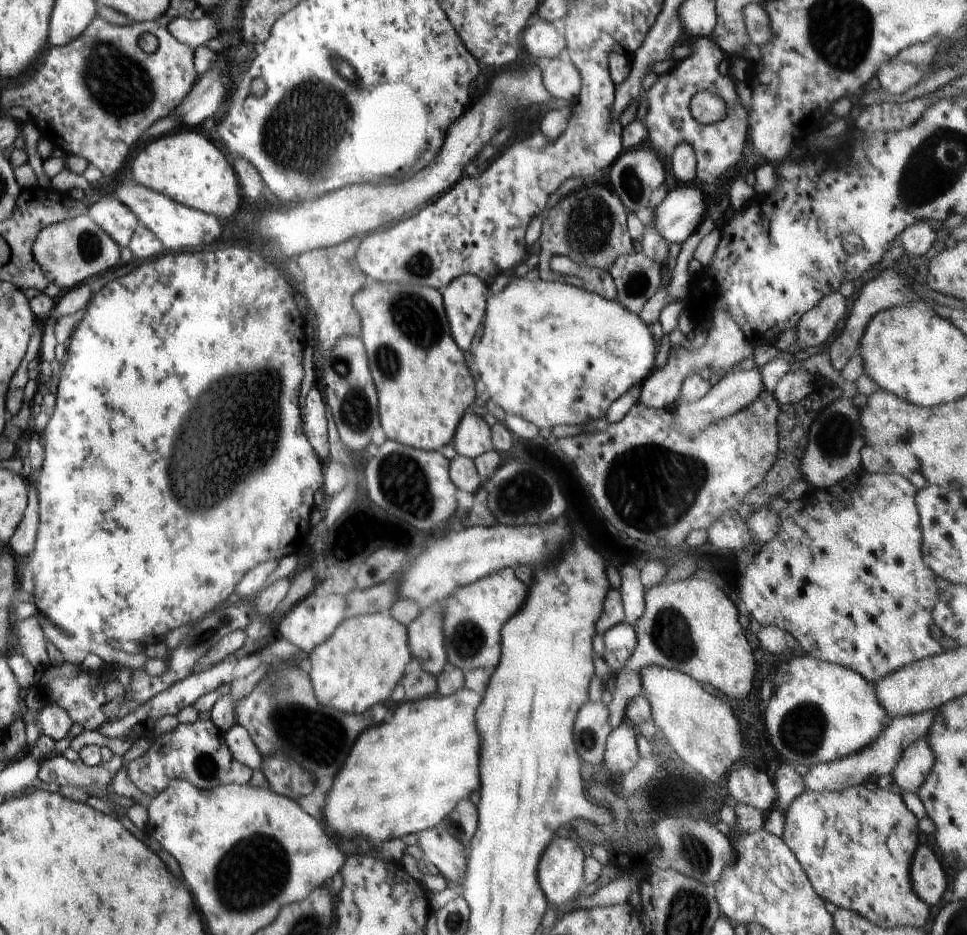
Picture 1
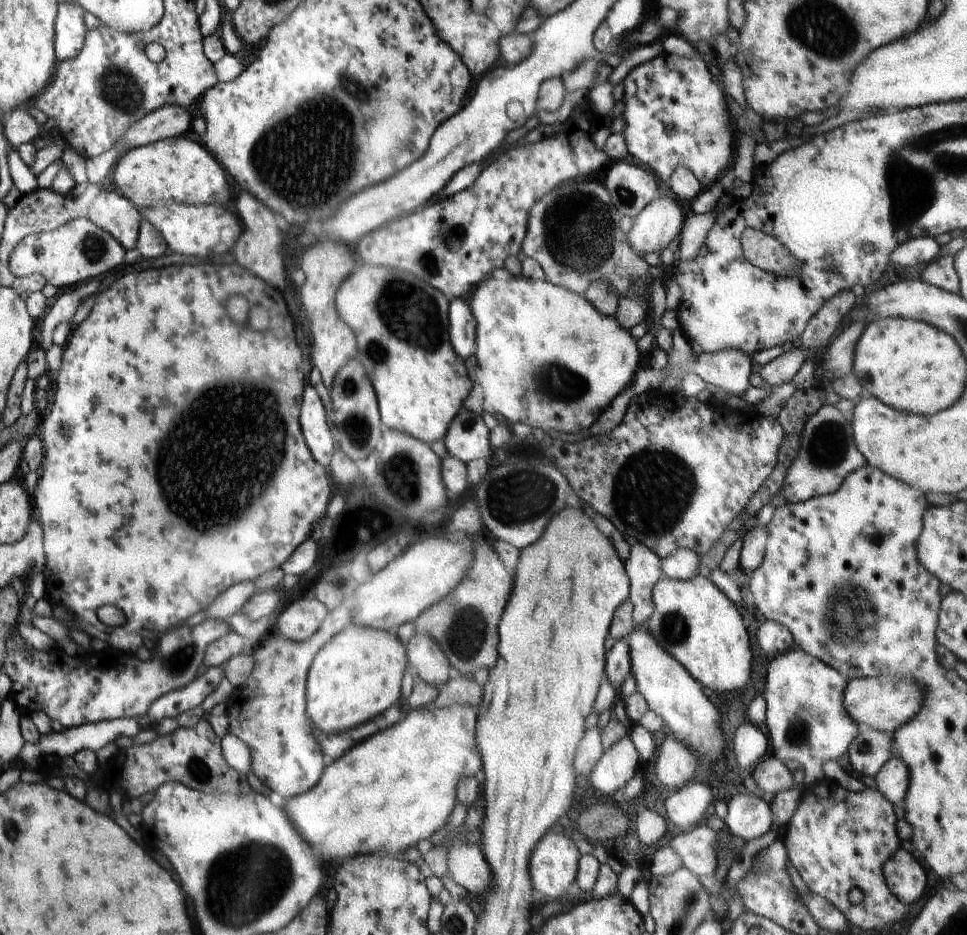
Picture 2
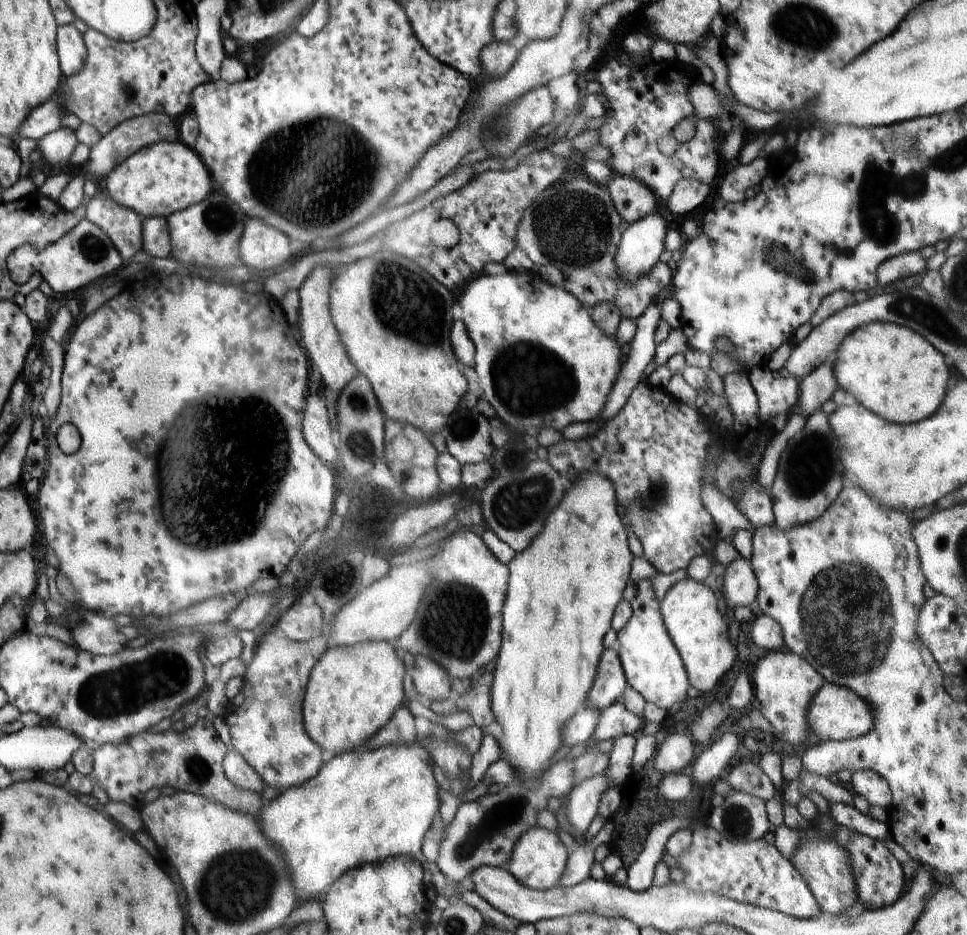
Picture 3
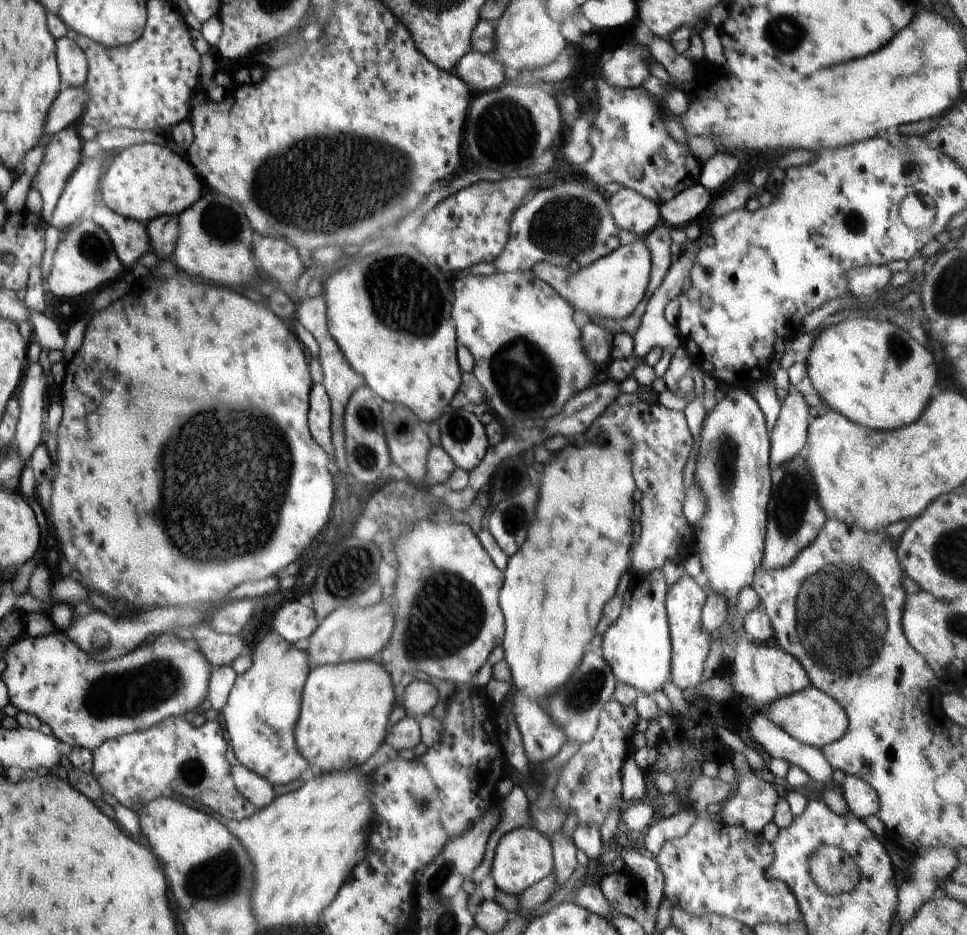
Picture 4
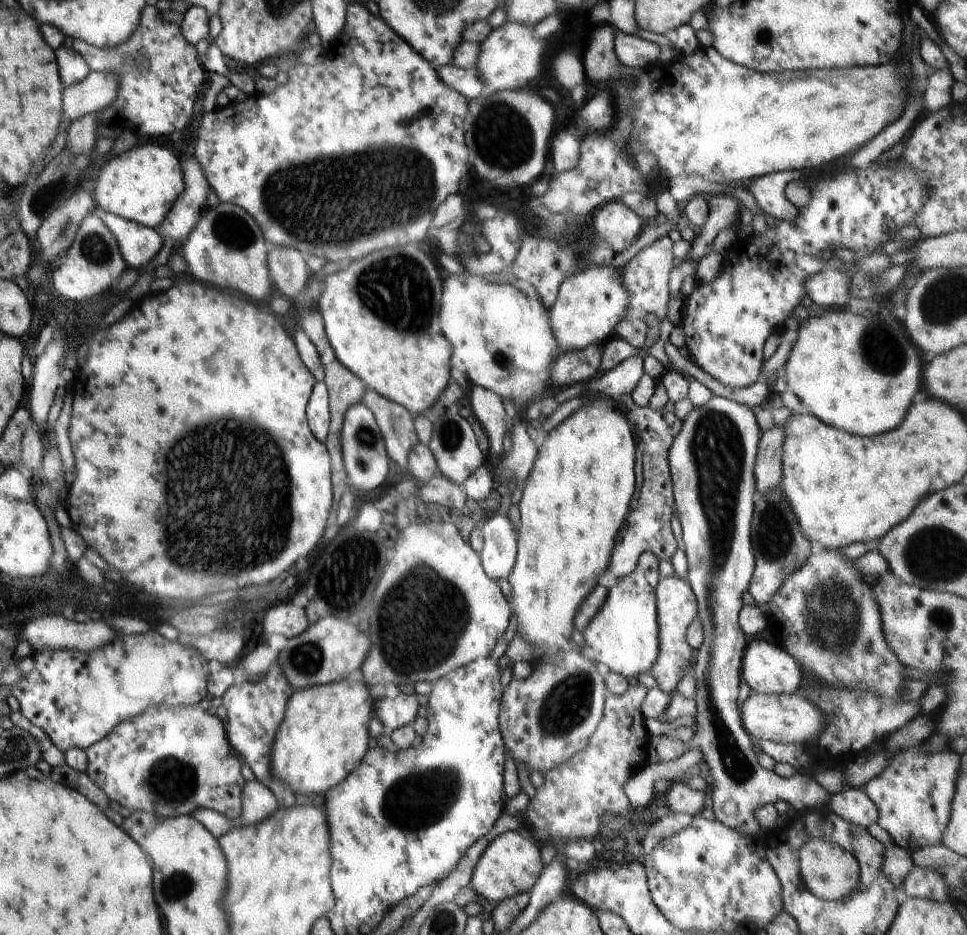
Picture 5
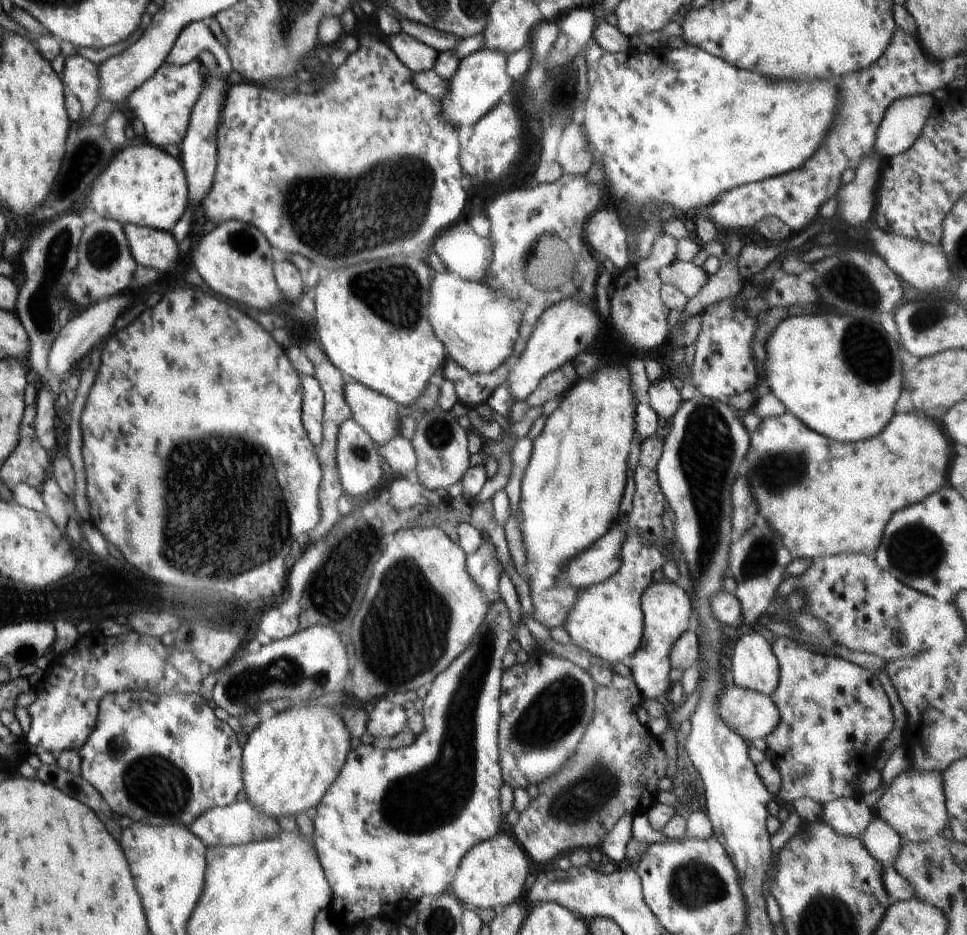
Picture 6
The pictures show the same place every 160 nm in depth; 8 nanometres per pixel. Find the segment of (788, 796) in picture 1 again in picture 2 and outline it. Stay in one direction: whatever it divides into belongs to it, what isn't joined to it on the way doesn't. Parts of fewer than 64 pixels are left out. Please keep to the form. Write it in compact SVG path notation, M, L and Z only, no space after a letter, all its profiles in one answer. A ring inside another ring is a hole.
M772 756L757 762L750 776L762 792L777 795L797 784L792 778L790 767Z

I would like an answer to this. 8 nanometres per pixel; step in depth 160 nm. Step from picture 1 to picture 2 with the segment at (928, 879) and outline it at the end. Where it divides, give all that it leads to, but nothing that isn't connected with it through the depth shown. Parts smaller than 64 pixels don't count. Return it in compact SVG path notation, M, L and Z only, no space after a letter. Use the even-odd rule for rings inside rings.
M903 848L884 864L885 883L903 905L912 904L923 892L926 875L920 865L921 862Z

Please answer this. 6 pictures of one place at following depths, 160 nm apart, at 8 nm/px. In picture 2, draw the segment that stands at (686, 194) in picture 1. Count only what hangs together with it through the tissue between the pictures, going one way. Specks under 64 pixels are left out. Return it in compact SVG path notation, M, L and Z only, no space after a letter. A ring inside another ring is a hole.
M657 196L634 218L632 230L627 234L630 246L643 258L650 252L662 252L679 238L690 205L676 198Z

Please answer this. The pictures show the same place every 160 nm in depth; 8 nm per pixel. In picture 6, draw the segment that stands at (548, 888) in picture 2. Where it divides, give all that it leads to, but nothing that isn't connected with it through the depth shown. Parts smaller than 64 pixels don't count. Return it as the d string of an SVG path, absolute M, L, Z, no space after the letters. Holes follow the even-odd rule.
M497 834L475 844L460 861L450 891L469 908L500 909L524 898L524 880L528 876L528 858L520 844L506 834Z

